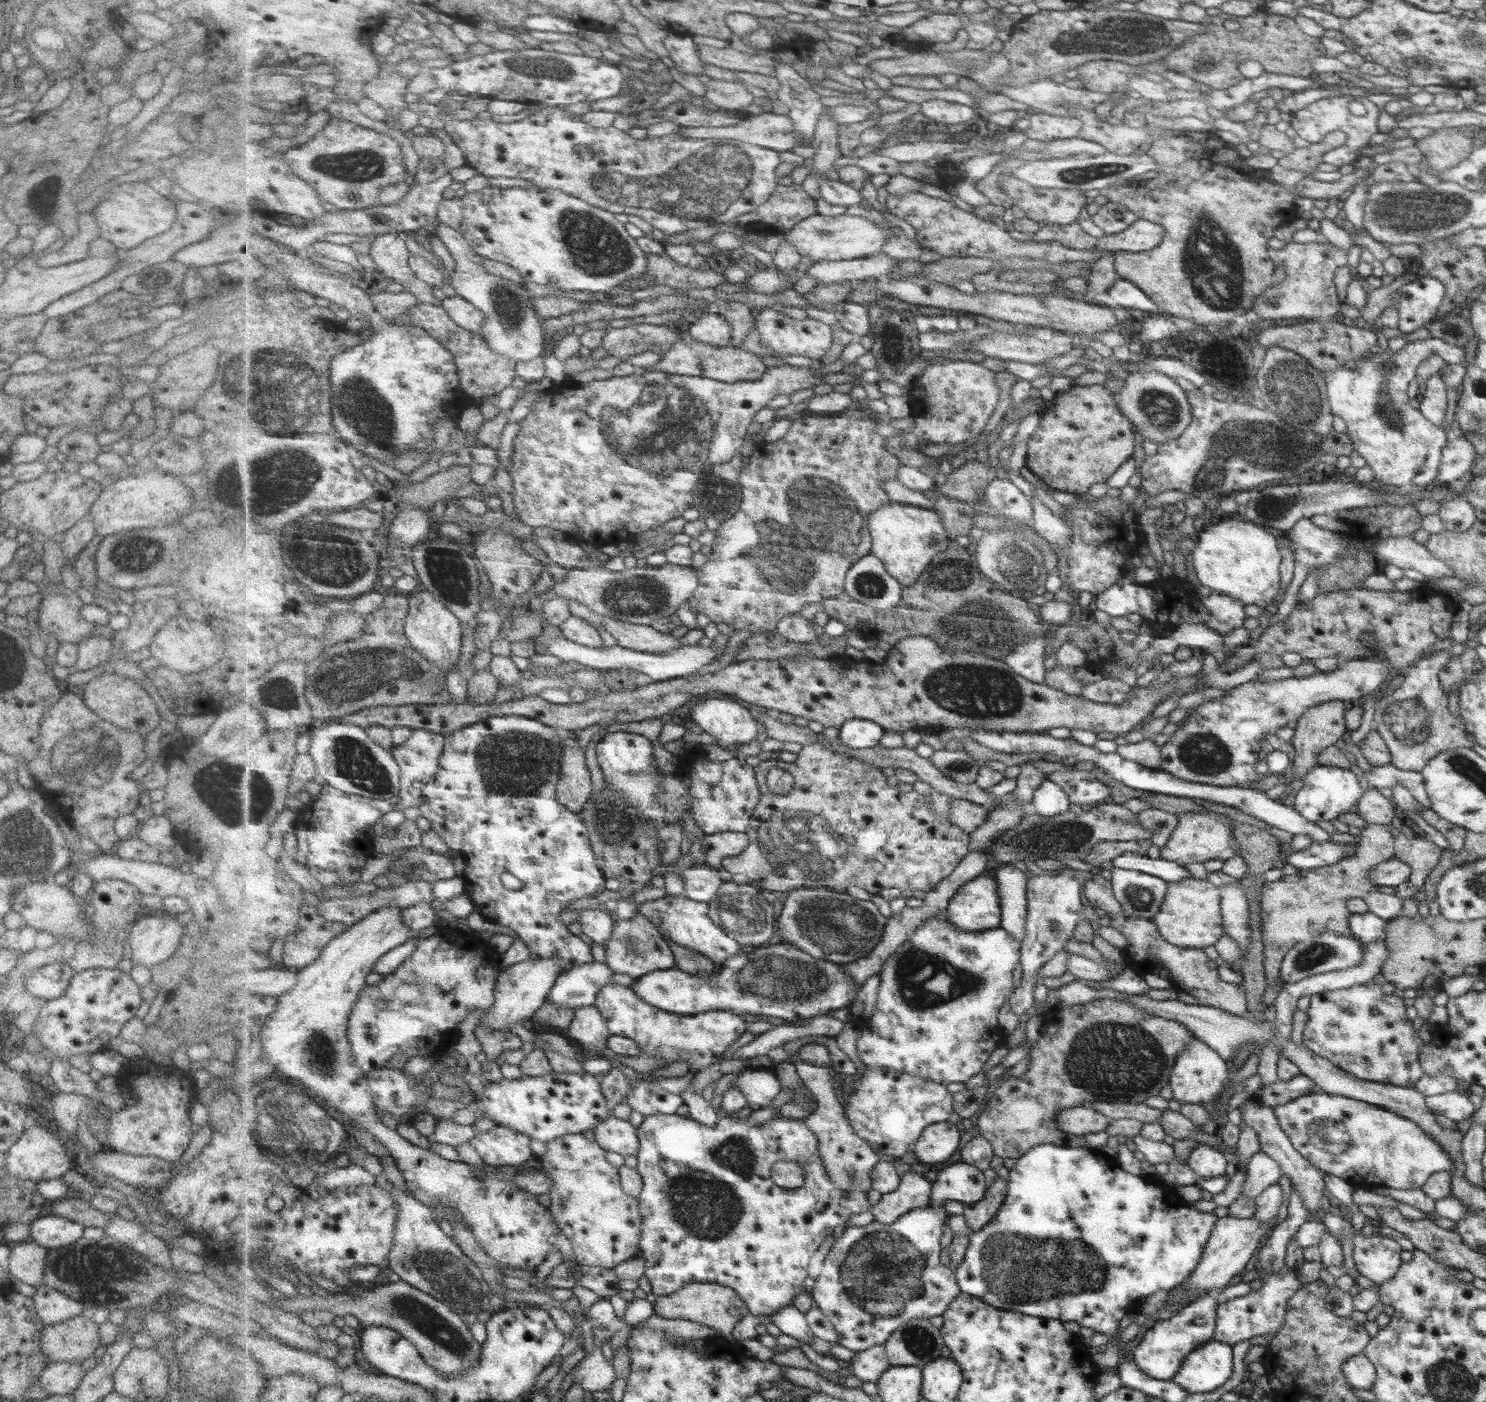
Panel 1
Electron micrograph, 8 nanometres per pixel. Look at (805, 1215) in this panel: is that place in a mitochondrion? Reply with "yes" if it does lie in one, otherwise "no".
no

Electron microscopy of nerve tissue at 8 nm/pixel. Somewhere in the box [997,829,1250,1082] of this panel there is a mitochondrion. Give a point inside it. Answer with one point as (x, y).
(1137, 898)

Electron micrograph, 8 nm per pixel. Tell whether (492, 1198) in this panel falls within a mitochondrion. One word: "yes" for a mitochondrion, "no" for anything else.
no

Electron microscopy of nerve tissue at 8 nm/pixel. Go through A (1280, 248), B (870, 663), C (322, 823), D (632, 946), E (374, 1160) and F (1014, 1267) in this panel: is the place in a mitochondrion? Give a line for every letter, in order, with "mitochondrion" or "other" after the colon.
A: other
B: other
C: other
D: mitochondrion
E: other
F: mitochondrion

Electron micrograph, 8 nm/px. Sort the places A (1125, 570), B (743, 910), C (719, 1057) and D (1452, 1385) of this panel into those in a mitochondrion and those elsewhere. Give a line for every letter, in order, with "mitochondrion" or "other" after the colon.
A: other
B: mitochondrion
C: other
D: mitochondrion

